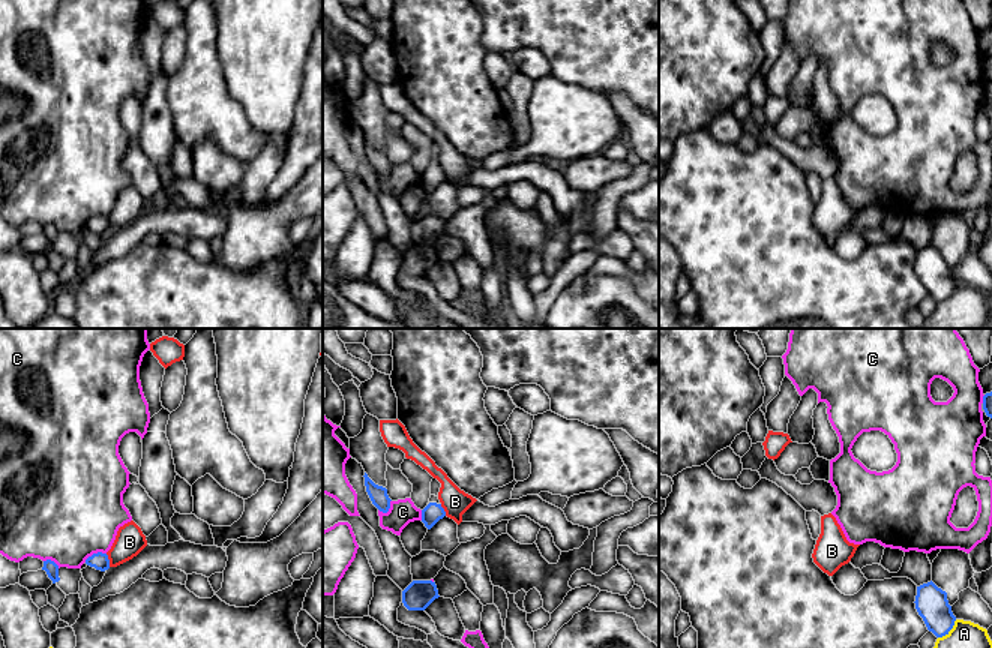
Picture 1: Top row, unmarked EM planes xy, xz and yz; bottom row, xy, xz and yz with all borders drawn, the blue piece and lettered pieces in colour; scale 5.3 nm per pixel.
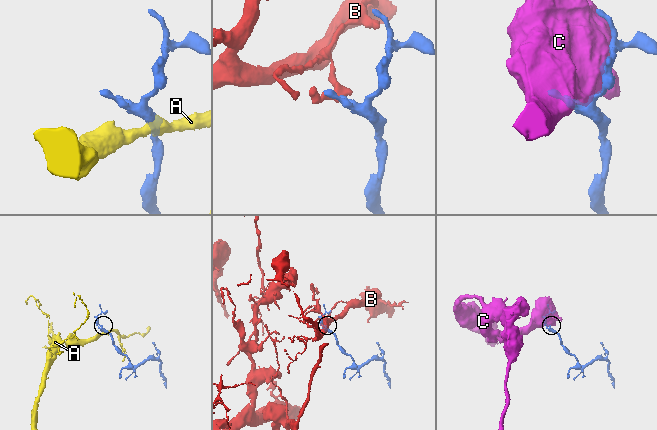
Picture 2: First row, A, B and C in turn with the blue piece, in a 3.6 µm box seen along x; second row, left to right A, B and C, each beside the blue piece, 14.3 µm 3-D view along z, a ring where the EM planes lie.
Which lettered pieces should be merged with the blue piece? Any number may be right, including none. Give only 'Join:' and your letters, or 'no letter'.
Join: no letter

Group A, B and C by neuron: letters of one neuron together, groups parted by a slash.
A / B / C

